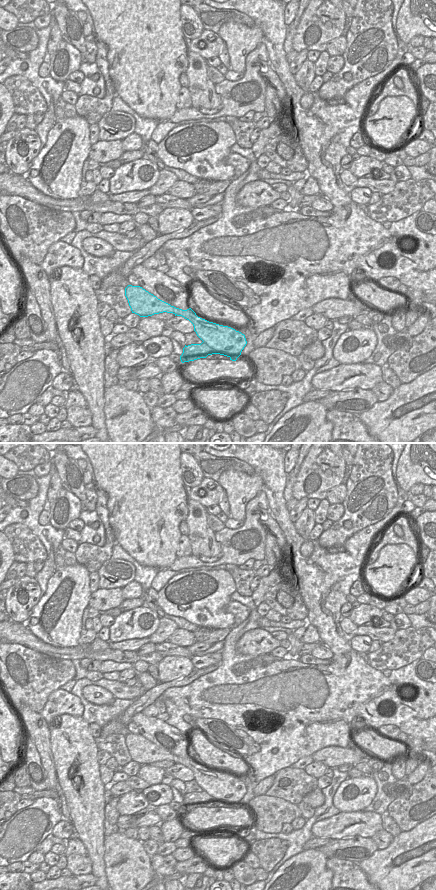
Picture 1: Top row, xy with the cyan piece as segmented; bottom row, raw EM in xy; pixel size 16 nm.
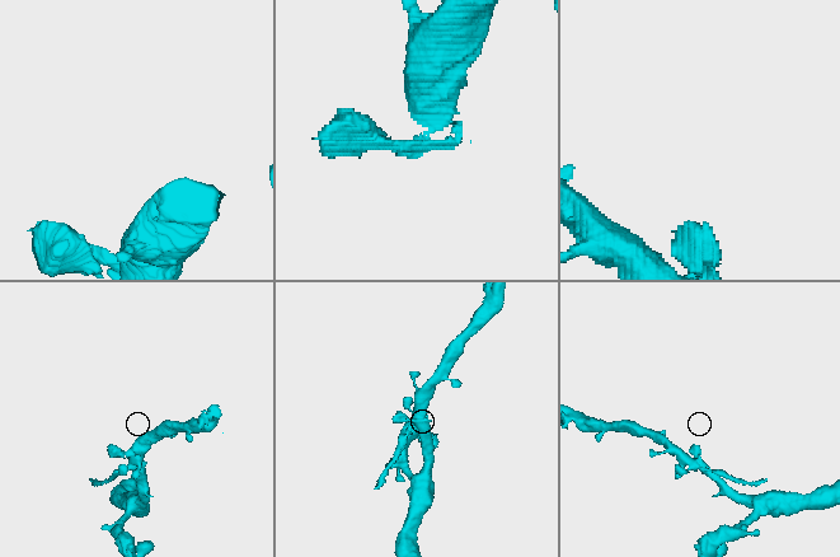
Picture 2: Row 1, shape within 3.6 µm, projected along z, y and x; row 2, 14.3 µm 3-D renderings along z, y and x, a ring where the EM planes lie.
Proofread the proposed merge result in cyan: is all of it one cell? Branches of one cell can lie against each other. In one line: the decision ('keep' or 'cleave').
cleave

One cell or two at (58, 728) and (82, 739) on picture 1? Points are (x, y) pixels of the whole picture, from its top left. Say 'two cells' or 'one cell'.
one cell

